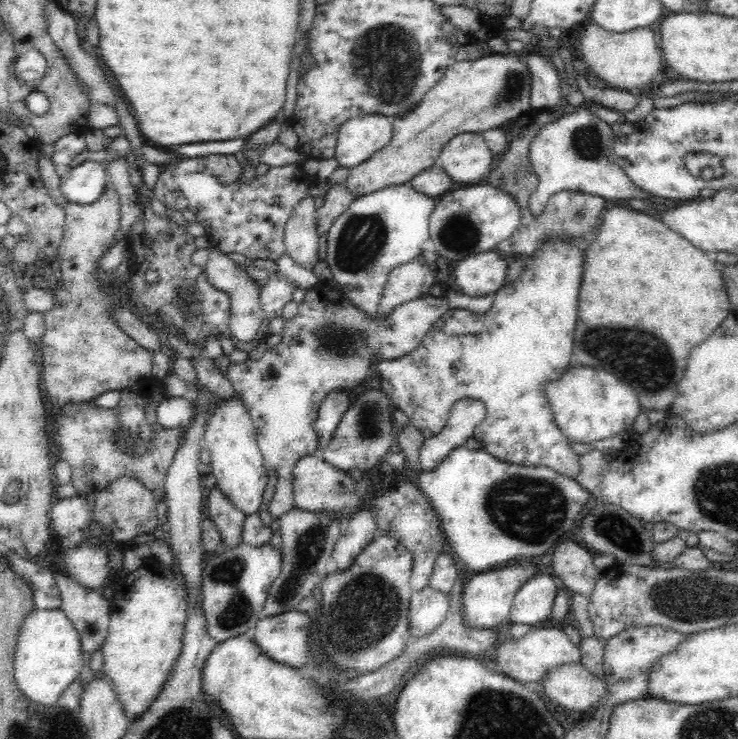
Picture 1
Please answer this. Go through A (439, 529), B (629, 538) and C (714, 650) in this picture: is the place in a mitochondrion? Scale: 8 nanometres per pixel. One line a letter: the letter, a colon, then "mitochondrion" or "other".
A: other
B: mitochondrion
C: other

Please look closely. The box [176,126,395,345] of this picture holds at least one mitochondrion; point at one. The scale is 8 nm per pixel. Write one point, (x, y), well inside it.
(363, 238)

